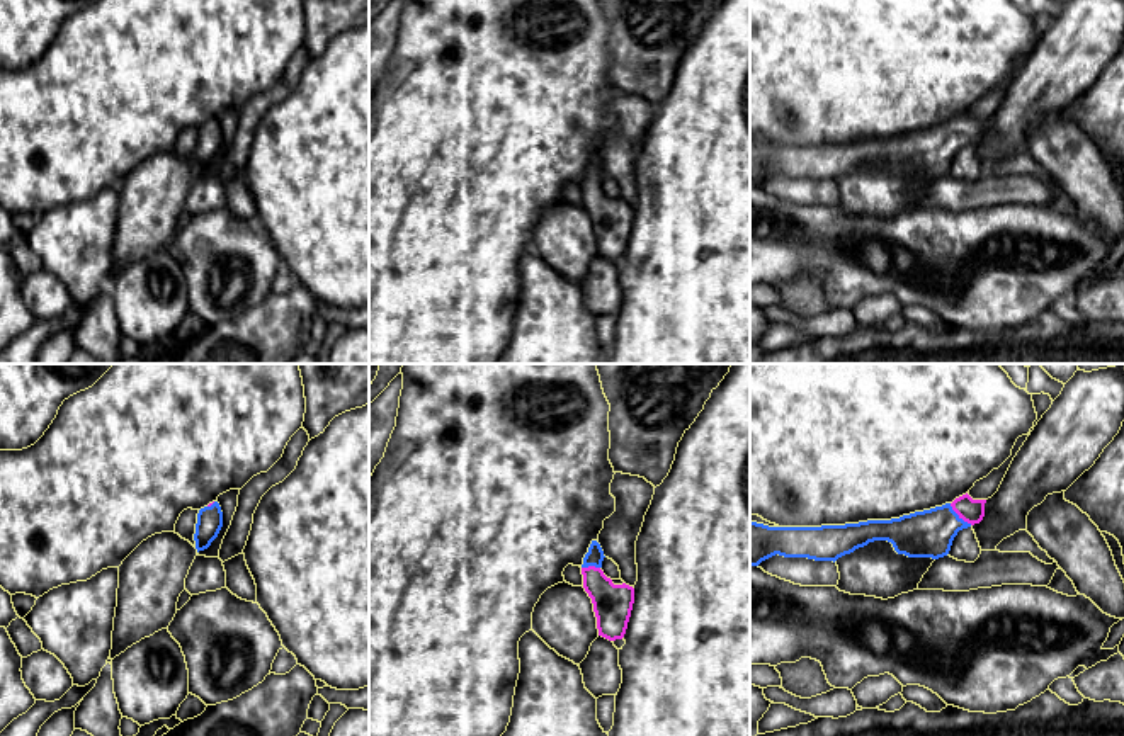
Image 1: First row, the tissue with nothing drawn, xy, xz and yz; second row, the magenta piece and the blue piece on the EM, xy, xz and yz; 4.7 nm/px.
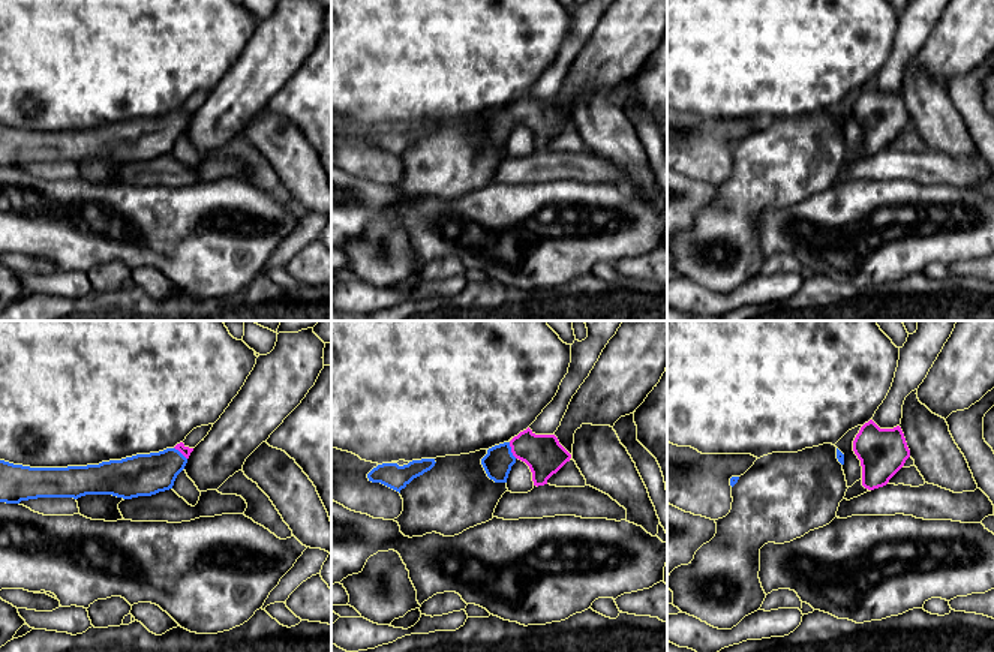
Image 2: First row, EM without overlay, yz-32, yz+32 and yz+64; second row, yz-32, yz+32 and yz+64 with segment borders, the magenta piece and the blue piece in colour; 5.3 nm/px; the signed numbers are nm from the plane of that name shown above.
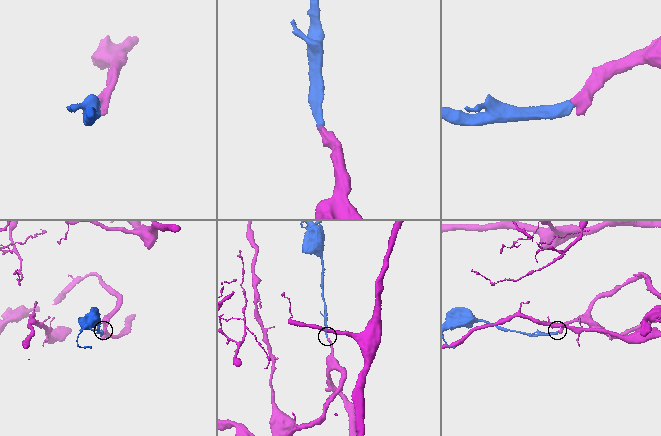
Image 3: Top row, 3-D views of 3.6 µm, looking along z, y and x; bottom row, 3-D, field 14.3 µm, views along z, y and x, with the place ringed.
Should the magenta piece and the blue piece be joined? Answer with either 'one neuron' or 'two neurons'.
one neuron

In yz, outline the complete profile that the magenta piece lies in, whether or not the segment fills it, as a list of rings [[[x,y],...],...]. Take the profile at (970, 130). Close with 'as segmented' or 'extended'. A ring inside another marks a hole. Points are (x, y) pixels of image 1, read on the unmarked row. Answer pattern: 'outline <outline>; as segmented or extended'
outline [[[968,112],[952,122],[915,131],[891,139],[867,139],[845,144],[821,146],[769,146],[750,139],[750,185],[779,173],[784,177],[808,177],[815,180],[837,180],[859,167],[874,160],[888,160],[898,173],[908,177],[939,178],[949,173],[954,156],[959,150],[979,143],[985,136],[986,119],[973,119]]]; extended

